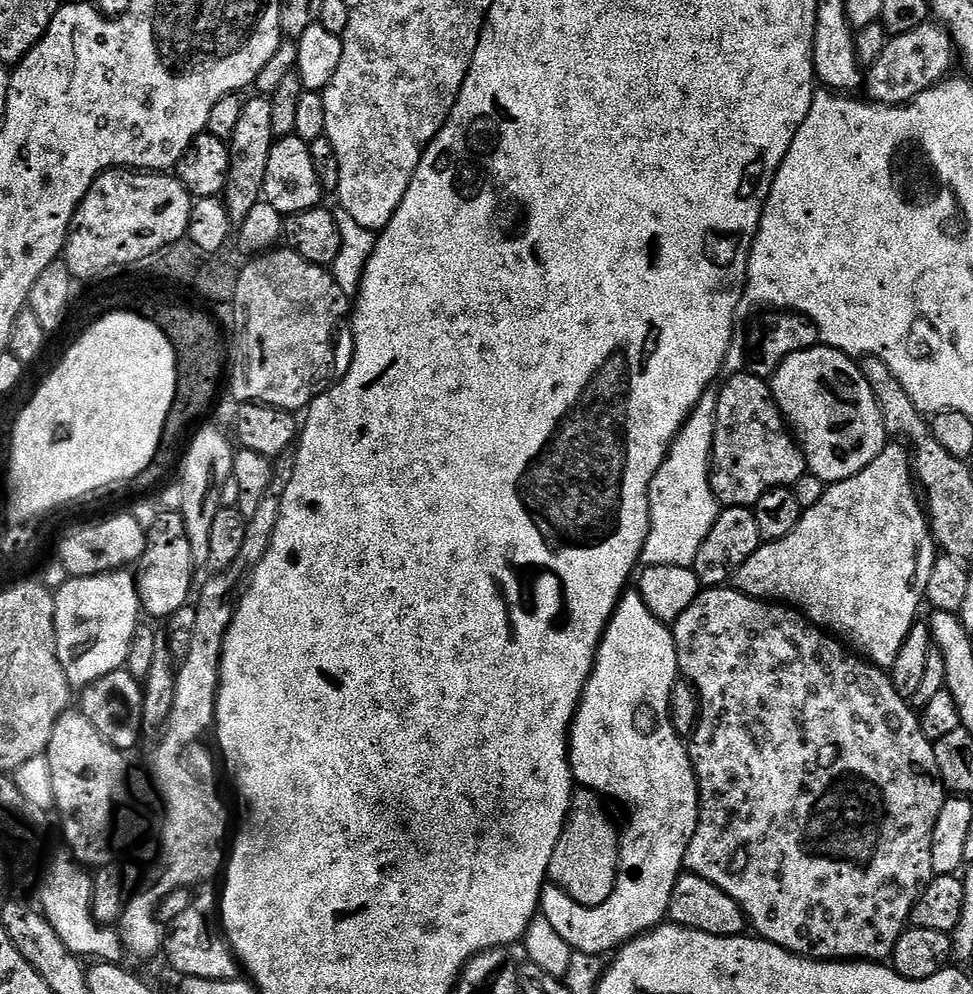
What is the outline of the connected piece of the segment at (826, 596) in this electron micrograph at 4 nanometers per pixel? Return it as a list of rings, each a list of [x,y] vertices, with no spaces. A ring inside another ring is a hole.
[[[889,443],[878,454],[878,458],[874,458],[874,462],[870,462],[870,466],[866,466],[866,470],[854,474],[854,478],[849,480],[827,485],[822,498],[818,498],[818,502],[814,502],[814,506],[801,511],[798,526],[794,526],[794,530],[790,530],[790,534],[786,534],[786,538],[761,543],[758,551],[750,554],[750,558],[746,558],[746,562],[736,571],[734,577],[736,591],[741,592],[744,596],[750,596],[754,600],[779,602],[781,605],[791,606],[797,613],[802,614],[803,619],[809,625],[839,638],[849,649],[859,653],[867,663],[874,664],[881,670],[892,669],[894,658],[898,658],[898,650],[902,650],[902,642],[906,638],[906,634],[910,634],[912,625],[917,623],[918,616],[916,616],[916,611],[919,610],[920,604],[922,608],[926,582],[930,582],[928,570],[934,560],[934,555],[932,556],[934,541],[921,503],[919,506],[916,502],[916,494],[912,490],[912,484],[914,488],[913,476],[913,466],[910,461],[909,451],[901,443]]]

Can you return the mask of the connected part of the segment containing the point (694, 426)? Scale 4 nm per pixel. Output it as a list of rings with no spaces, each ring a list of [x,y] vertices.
[[[705,392],[692,409],[688,421],[668,448],[668,456],[654,474],[648,491],[648,537],[644,543],[643,563],[650,568],[691,568],[706,534],[714,526],[718,515],[712,497],[710,479],[712,434],[716,421],[716,392]]]

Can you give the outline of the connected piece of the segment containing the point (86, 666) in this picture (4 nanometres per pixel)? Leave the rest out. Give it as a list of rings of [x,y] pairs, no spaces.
[[[117,570],[104,577],[91,577],[89,580],[69,579],[69,584],[55,593],[56,609],[52,615],[54,625],[54,647],[60,668],[73,689],[83,690],[111,672],[125,667],[132,637],[138,631],[136,616],[141,615],[140,599],[136,596],[136,581],[128,570]]]

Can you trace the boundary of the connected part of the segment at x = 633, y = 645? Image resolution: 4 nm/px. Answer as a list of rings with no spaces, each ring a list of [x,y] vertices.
[[[625,591],[600,639],[600,647],[596,649],[592,673],[584,687],[568,738],[568,767],[573,781],[581,789],[628,807],[628,825],[625,828],[623,825],[620,832],[620,873],[614,894],[610,894],[602,906],[581,911],[581,916],[576,916],[577,904],[560,888],[548,886],[540,893],[539,911],[573,953],[603,957],[604,952],[615,953],[629,940],[665,923],[670,894],[674,894],[674,886],[682,875],[688,838],[698,816],[698,789],[690,752],[685,741],[684,744],[680,741],[683,740],[681,733],[676,731],[670,715],[672,690],[677,684],[676,647],[671,631],[649,614],[639,591]]]

